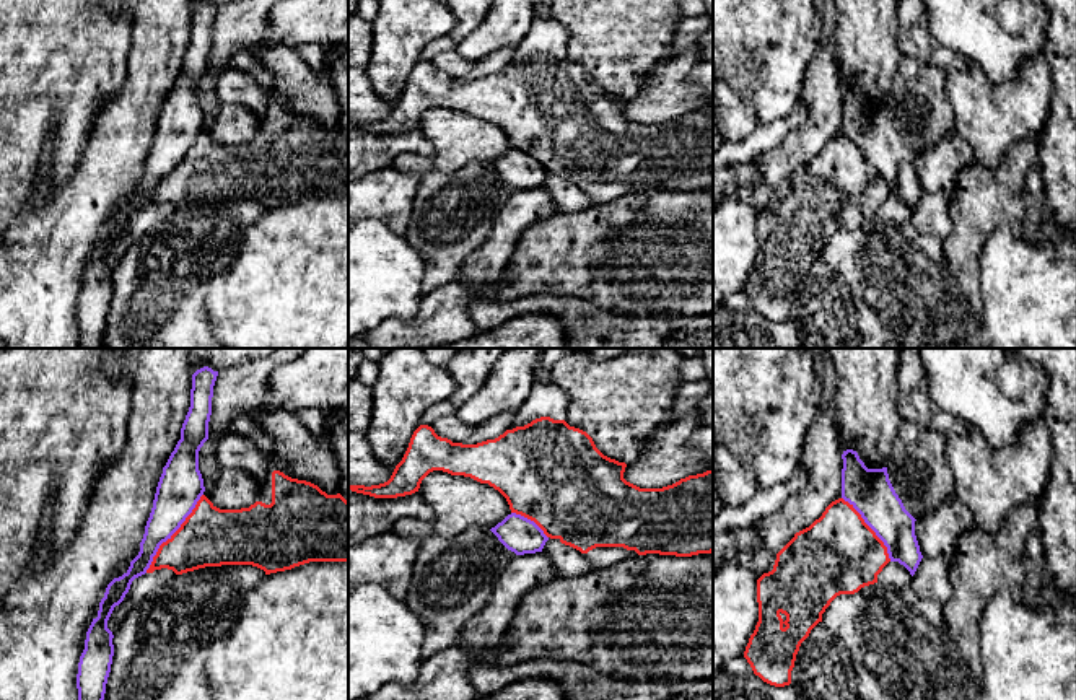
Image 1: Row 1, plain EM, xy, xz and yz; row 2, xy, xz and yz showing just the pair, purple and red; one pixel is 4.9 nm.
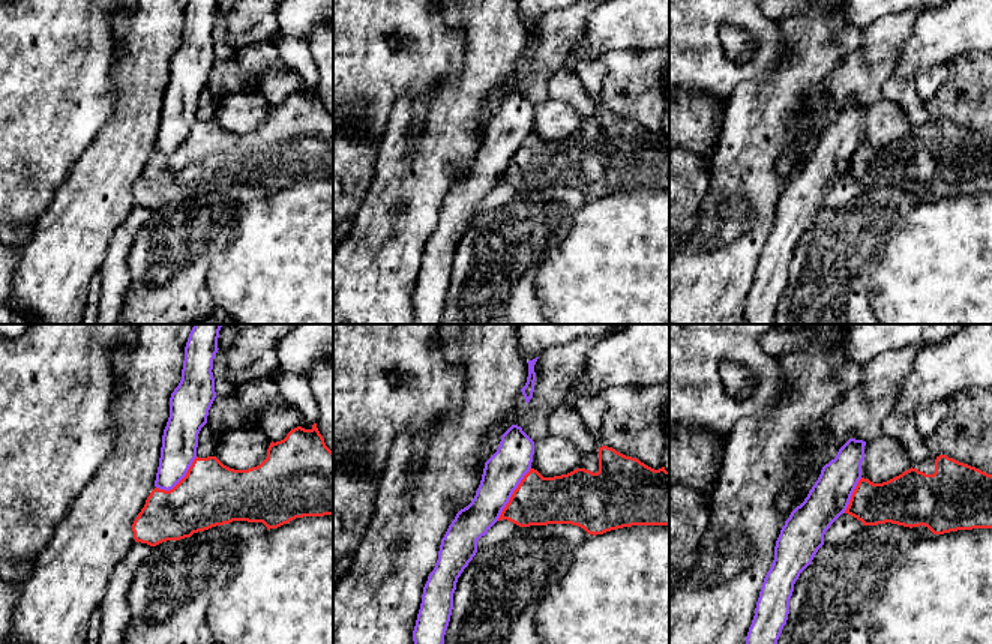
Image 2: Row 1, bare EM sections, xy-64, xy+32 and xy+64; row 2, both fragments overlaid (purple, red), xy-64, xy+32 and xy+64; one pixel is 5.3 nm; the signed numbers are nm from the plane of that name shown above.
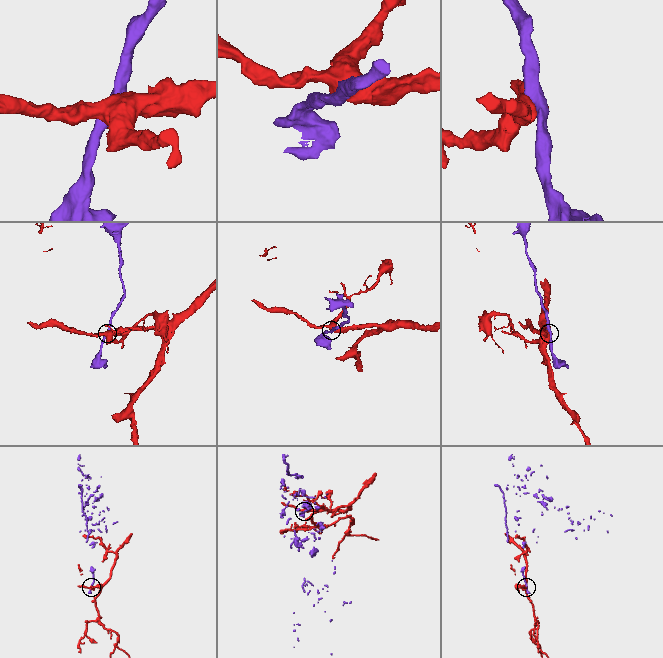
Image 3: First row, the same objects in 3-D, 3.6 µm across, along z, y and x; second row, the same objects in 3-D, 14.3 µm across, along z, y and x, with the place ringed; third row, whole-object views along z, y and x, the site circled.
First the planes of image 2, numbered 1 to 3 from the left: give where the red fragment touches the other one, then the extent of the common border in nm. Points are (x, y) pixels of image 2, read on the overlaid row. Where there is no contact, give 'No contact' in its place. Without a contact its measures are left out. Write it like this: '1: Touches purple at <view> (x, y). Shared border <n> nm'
1: Touches purple at xy-64 (179, 481). Shared border 280 nm
2: Touches purple at xy+32 (512, 493). Shared border 340 nm
3: Touches purple at xy+64 (851, 494). Shared border 220 nm

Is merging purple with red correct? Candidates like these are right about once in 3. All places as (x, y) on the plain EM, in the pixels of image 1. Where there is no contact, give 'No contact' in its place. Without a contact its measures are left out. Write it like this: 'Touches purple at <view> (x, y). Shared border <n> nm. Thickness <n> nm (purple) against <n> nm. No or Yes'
Touches purple at xy (173, 168). Shared border 480 nm. Thickness 220 nm (purple) against 280 nm. No

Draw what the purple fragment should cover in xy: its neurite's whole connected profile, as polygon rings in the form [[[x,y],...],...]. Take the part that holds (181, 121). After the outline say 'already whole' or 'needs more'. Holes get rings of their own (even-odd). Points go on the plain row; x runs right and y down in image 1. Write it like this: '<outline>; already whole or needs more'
[[[208,2],[192,10],[190,42],[181,63],[181,75],[163,103],[140,187],[129,205],[107,220],[98,252],[86,267],[77,309],[77,348],[101,348],[114,291],[114,270],[107,264],[107,256],[114,243],[124,236],[132,217],[147,208],[160,181],[181,163],[205,127],[199,106],[199,86],[208,75],[217,11],[218,7]]]; already whole

